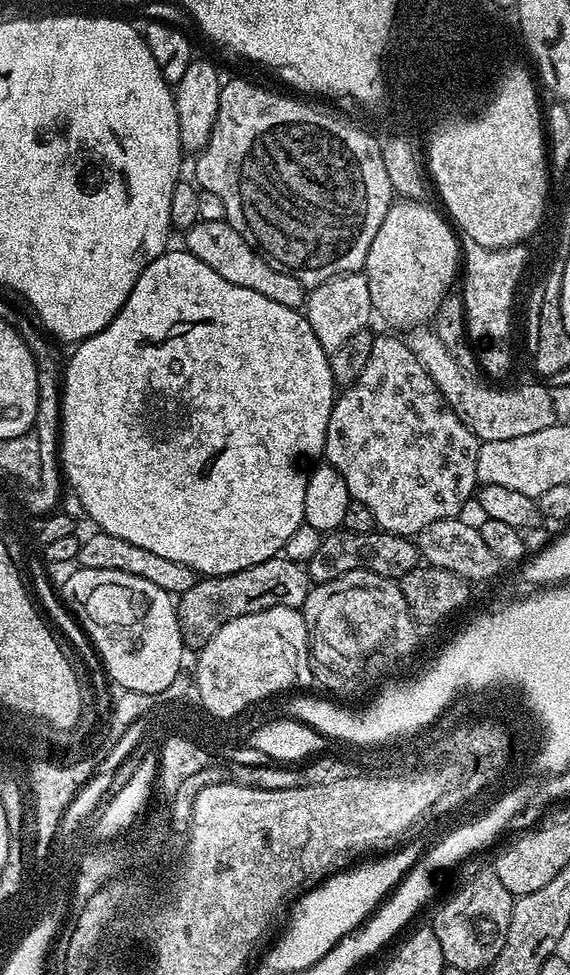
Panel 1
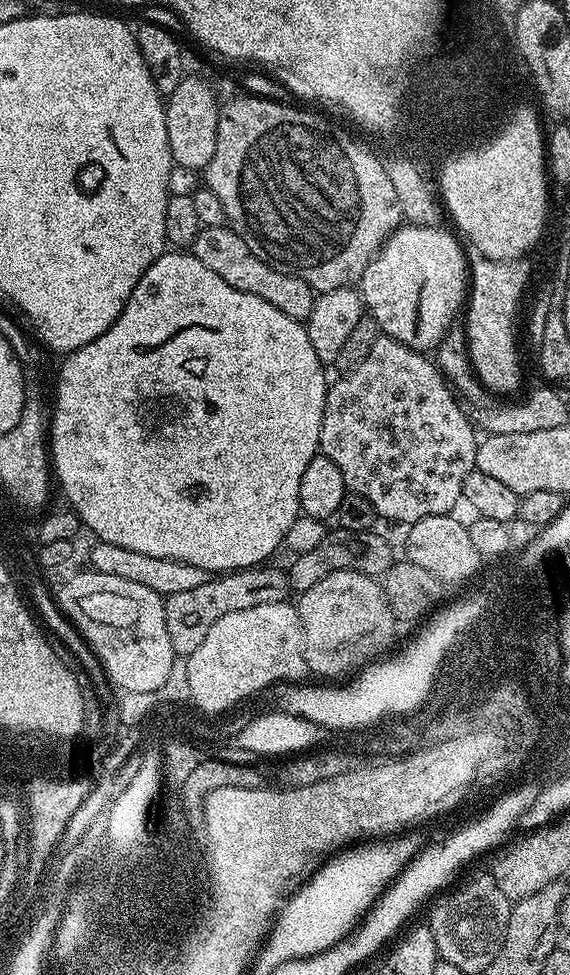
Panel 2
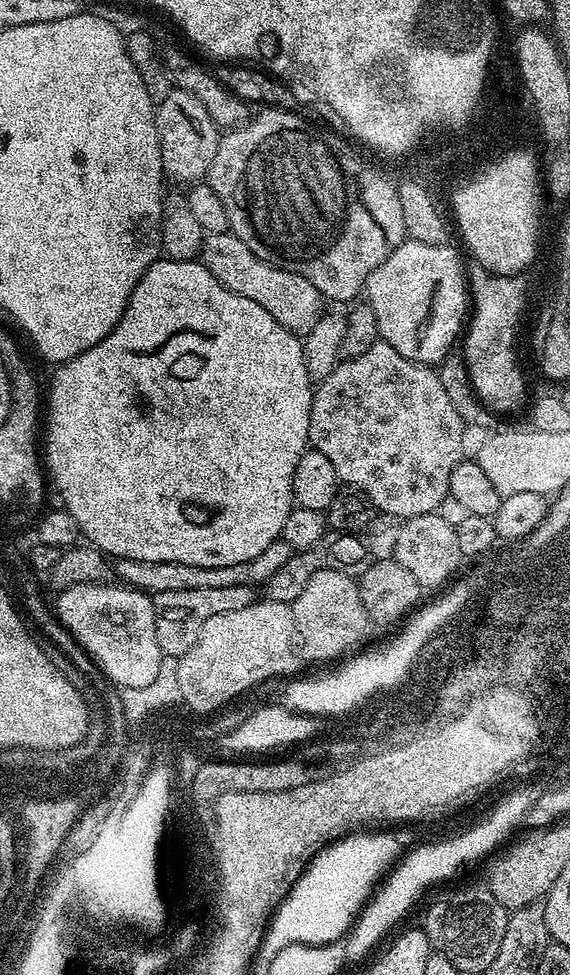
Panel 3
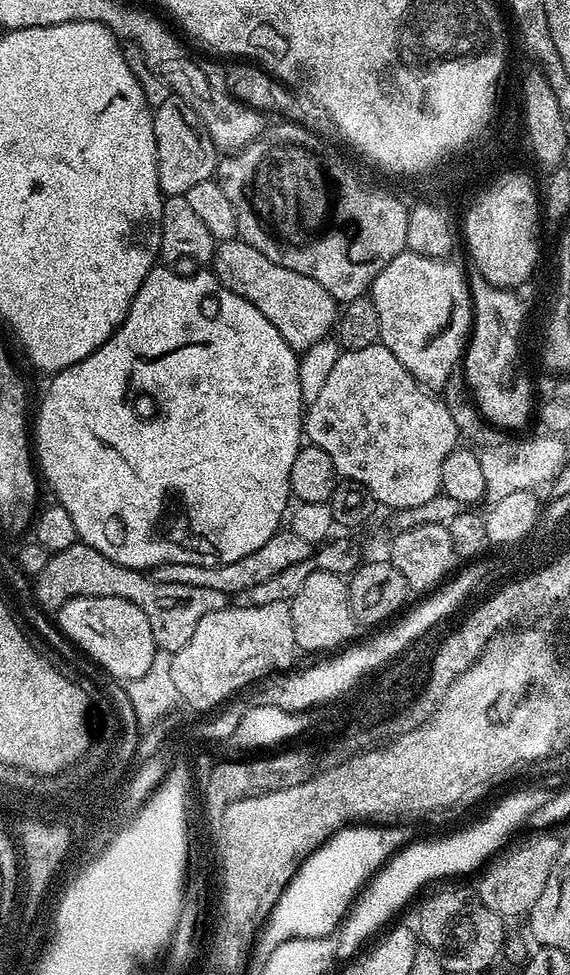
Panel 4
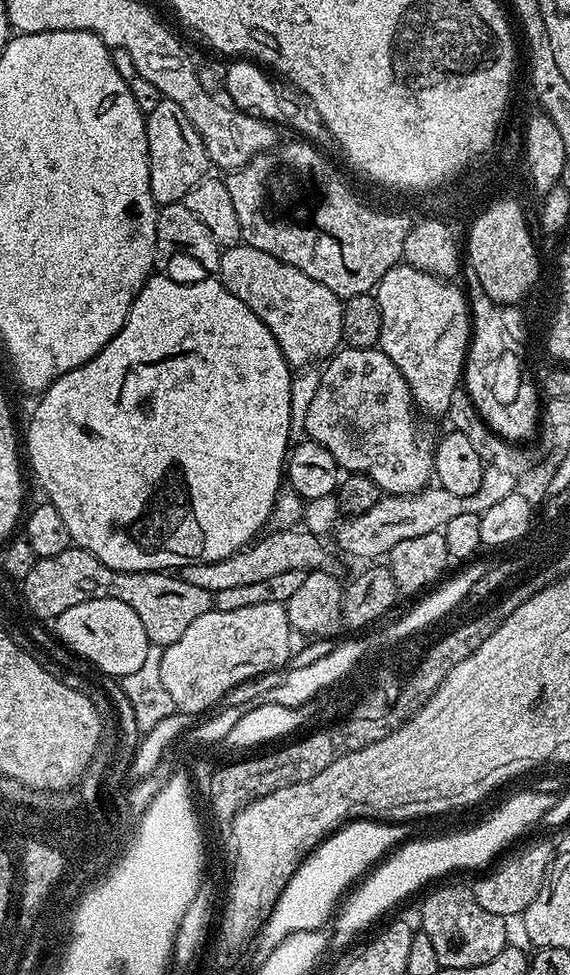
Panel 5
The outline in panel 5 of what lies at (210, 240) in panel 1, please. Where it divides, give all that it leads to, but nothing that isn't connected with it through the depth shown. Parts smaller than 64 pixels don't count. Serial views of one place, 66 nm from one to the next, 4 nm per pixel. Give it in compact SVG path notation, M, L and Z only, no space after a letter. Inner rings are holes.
M243 242L225 248L220 253L218 279L222 286L226 286L226 290L230 290L230 294L234 294L234 298L238 298L238 302L246 302L246 306L250 306L250 310L258 314L258 318L267 326L270 334L274 334L274 342L278 342L289 368L299 370L319 365L341 347L344 338L344 306L341 297L336 296L334 290L322 286L322 282L314 282L314 278L302 274L302 270L274 258L274 254L266 254Z

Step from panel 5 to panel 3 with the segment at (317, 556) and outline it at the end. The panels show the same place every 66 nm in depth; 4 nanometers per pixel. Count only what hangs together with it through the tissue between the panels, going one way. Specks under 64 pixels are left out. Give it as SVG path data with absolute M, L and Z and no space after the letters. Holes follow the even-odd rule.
M278 539L258 558L250 558L250 562L238 562L238 566L186 566L186 562L138 562L137 560L116 560L115 577L130 588L140 592L155 594L166 590L210 590L214 586L263 586L292 557L293 548L284 539Z

